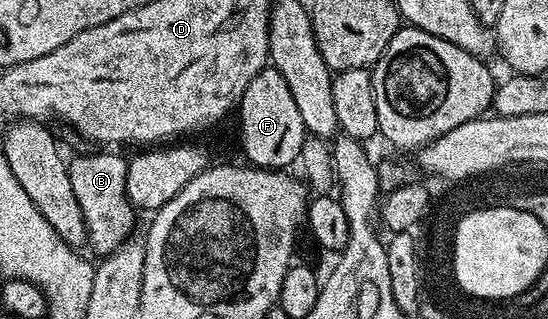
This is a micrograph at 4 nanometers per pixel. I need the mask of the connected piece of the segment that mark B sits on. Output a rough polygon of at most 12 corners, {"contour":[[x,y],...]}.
{"contour":[[127,157],[71,159],[86,244],[105,258],[135,235]]}

